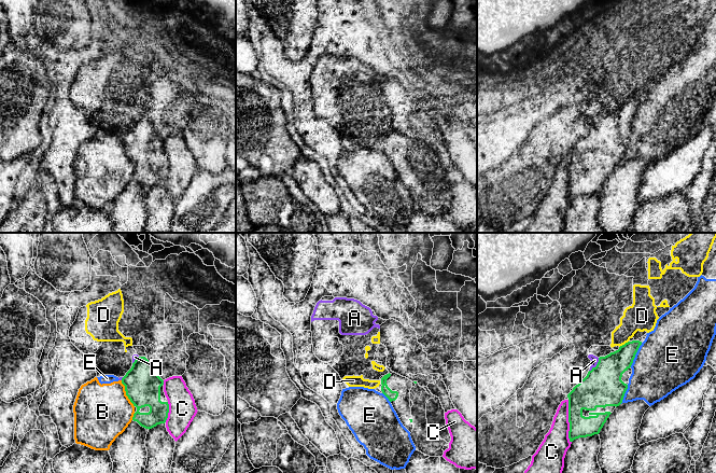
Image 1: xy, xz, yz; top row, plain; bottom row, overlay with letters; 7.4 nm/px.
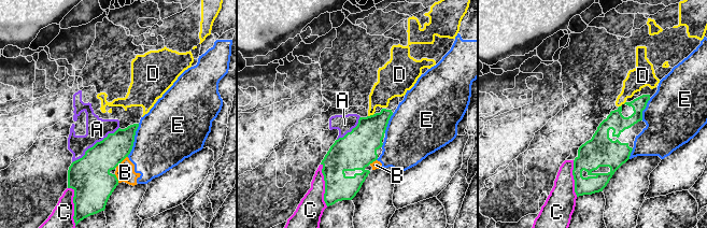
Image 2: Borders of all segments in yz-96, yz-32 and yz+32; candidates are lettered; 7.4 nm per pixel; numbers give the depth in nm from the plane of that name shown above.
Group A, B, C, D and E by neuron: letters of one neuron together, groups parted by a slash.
A D / B E / C

